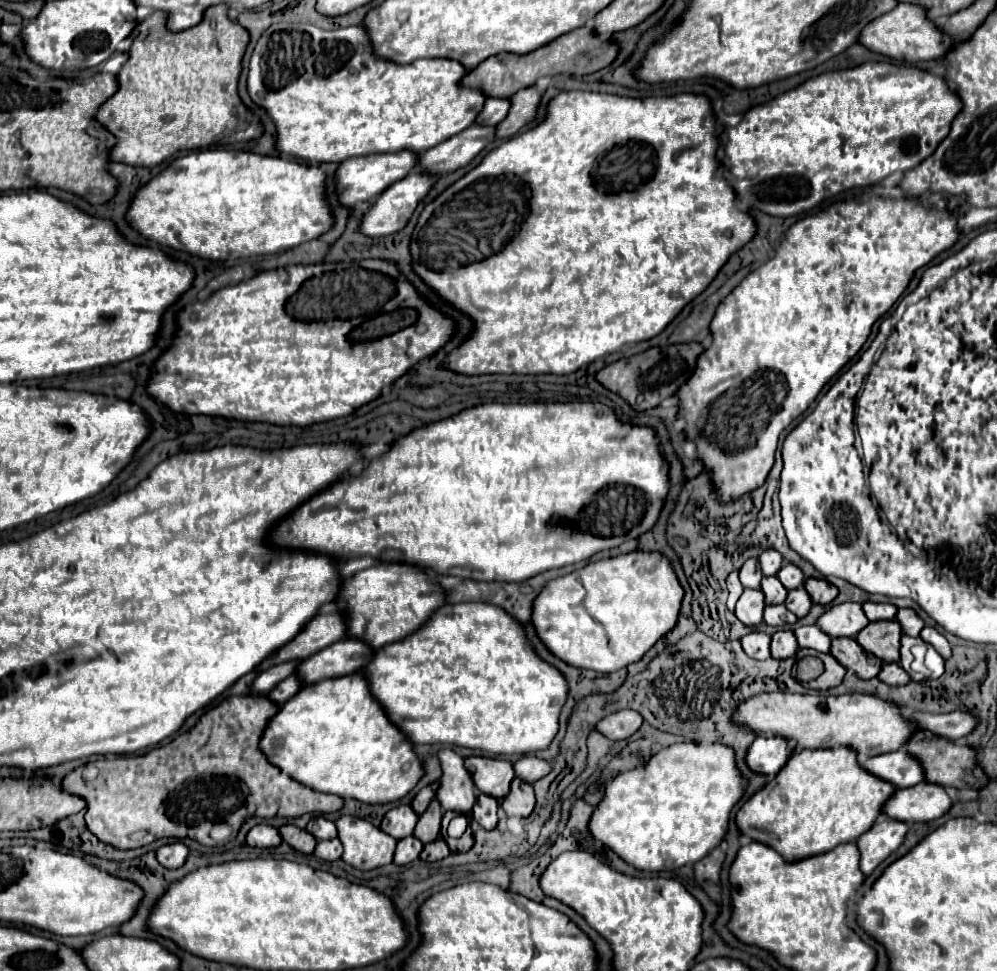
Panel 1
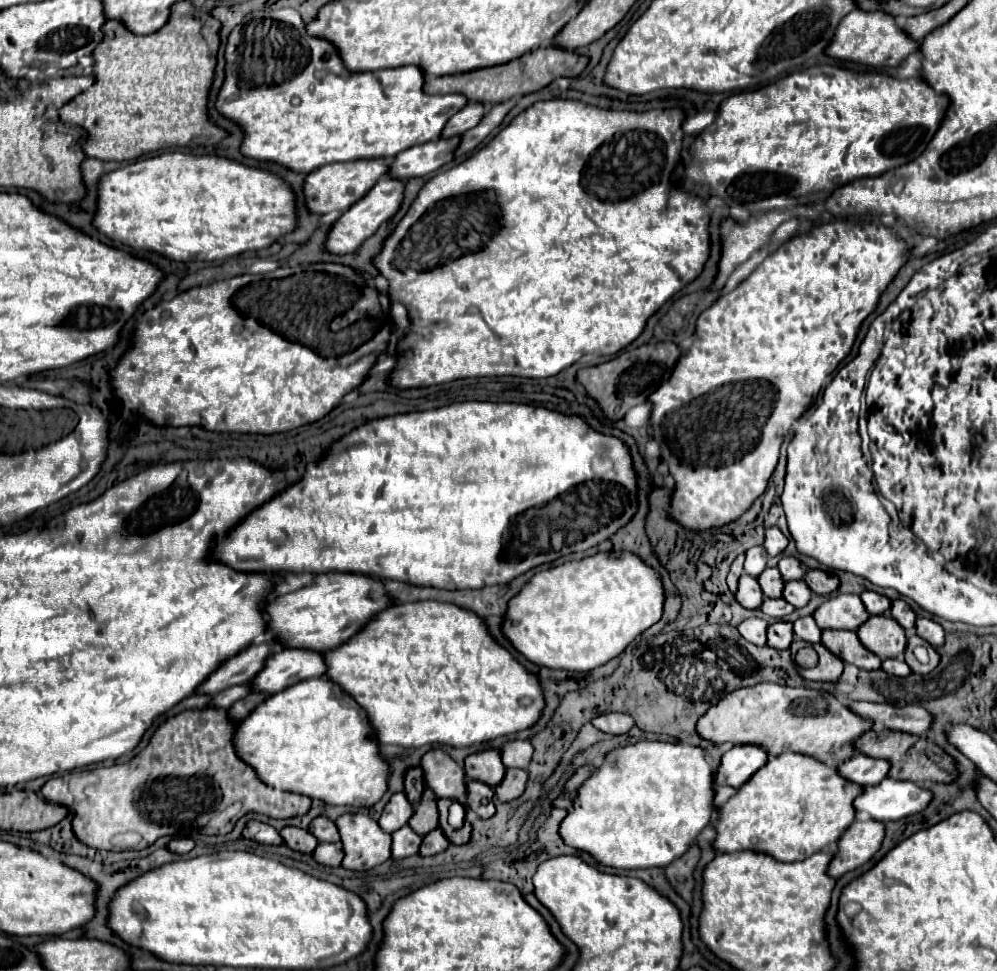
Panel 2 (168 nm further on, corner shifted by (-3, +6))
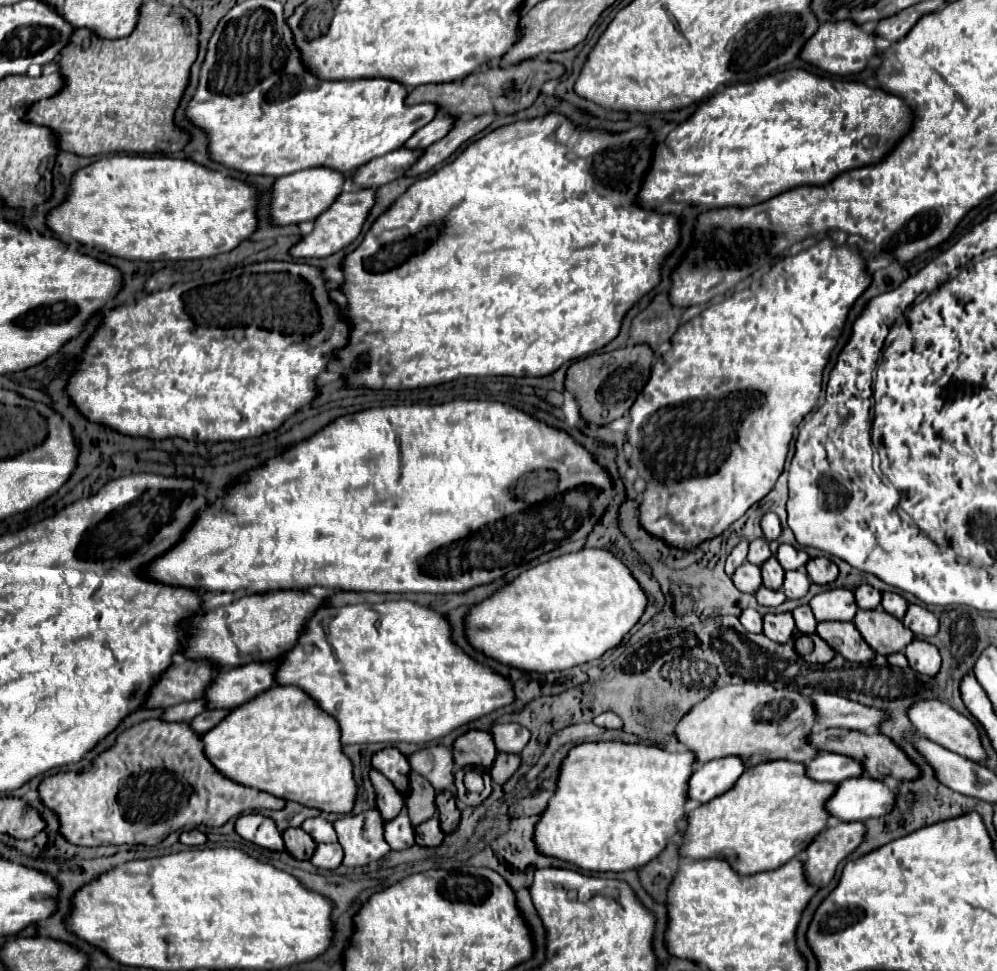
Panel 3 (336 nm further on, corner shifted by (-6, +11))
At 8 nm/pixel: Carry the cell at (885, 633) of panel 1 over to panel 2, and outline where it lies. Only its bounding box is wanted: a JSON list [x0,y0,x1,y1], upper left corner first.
[857,615,907,659]

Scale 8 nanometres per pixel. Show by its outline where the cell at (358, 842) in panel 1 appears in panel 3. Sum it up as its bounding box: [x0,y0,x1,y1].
[334,810,390,866]

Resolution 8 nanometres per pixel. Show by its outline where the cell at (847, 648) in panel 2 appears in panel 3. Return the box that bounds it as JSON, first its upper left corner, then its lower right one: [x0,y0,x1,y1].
[816,622,876,662]

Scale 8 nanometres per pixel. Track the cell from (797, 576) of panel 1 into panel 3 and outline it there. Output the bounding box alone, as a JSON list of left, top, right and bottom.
[776,544,810,570]

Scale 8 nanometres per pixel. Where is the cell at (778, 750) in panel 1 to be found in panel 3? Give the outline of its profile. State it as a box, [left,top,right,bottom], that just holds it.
[688,756,746,804]

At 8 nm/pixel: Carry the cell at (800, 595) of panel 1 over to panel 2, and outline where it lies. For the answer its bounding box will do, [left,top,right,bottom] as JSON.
[783,581,811,607]

